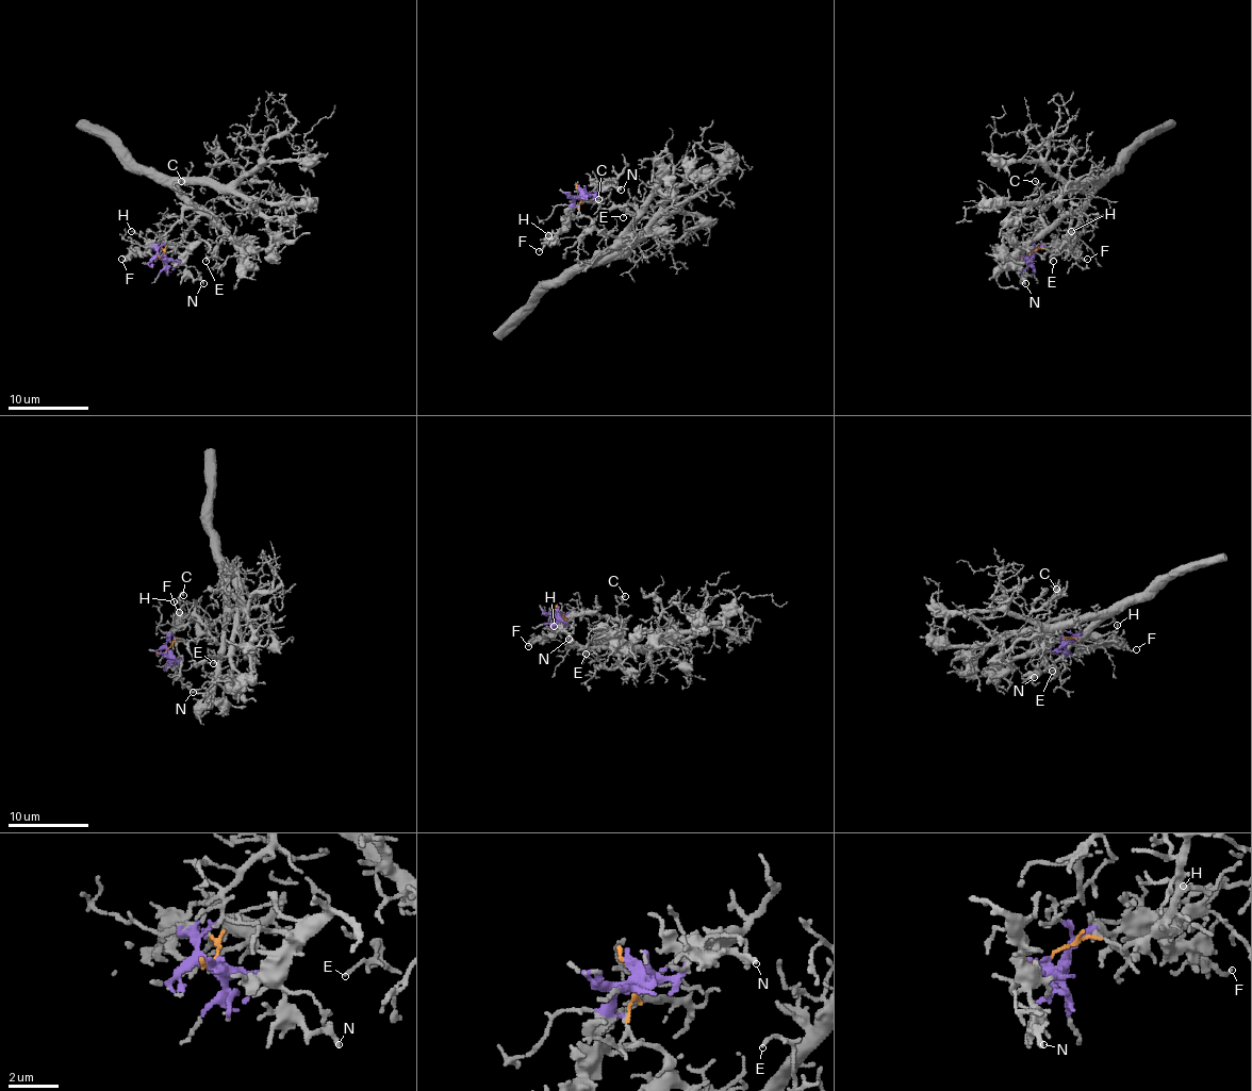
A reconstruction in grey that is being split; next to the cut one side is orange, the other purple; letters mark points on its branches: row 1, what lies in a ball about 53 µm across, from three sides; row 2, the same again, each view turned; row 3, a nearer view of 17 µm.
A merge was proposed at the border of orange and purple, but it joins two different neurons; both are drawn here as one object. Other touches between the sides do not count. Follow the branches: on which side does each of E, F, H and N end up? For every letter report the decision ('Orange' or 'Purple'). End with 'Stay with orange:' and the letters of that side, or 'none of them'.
E: Orange
F: Purple
H: Purple
N: Purple
Stay with orange: E

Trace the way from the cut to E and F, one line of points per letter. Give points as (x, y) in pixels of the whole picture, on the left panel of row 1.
E: (161, 258), (161, 249), (171, 251), (201, 215), (223, 231), (216, 255), (206, 262)
F: (161, 258), (151, 247), (131, 251), (120, 260)

